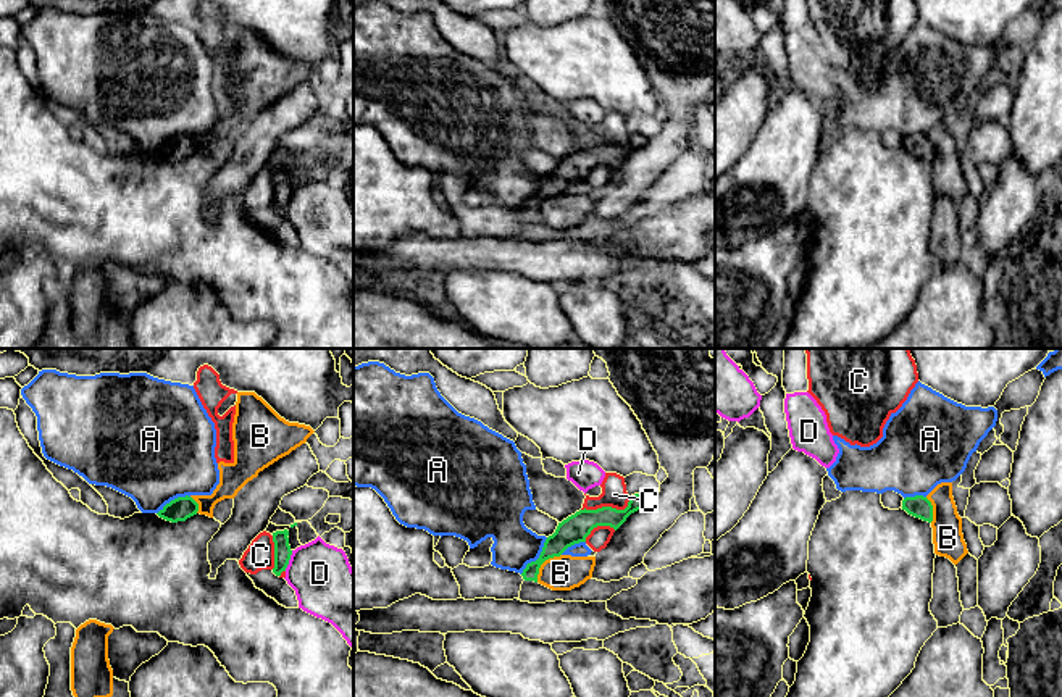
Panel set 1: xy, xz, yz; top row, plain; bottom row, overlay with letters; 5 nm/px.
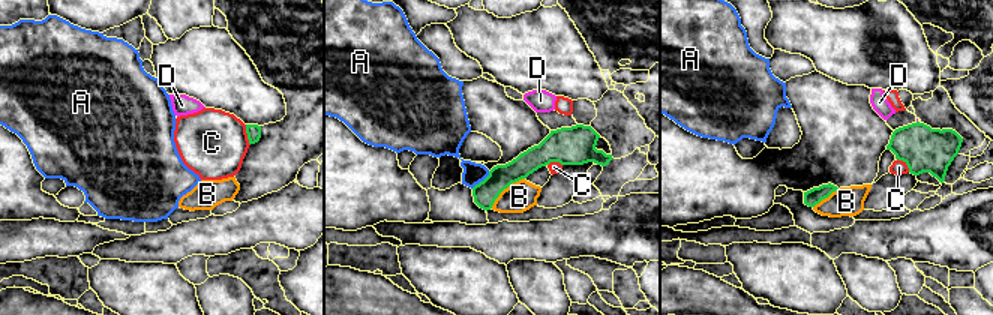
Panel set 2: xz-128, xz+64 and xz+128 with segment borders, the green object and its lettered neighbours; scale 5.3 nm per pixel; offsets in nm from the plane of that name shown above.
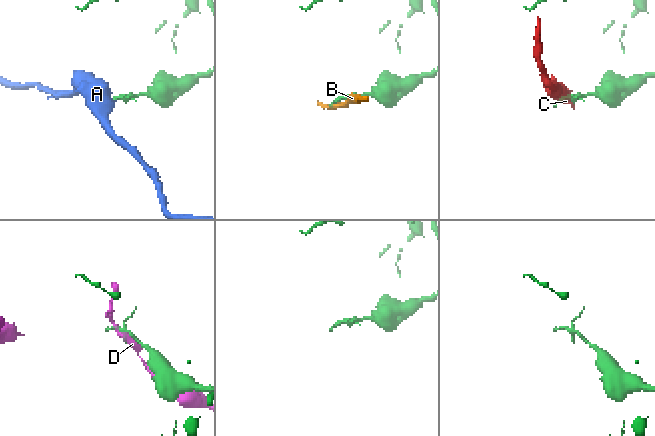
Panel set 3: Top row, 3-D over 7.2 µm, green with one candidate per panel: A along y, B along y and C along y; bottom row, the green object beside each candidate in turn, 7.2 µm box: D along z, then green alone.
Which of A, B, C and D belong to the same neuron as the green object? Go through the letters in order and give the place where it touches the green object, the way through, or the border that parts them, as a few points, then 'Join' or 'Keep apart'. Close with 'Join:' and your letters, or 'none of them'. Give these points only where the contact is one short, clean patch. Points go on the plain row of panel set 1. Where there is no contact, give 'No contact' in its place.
A: Touches green at xz (539, 196). Boundary: xz (547, 176), (541, 192), (520, 212). Keep apart
B: Touches green at xz (543, 200). Keep apart
C: Touches green at xz (607, 146). Keep apart
D: Touches green at xy (288, 199). Keep apart
Join: none of them

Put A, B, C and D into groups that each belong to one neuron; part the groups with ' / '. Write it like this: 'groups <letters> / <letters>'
groups A / B / C / D

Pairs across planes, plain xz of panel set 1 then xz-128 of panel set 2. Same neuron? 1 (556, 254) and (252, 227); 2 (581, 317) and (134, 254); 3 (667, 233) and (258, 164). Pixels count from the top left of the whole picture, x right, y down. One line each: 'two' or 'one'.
1: one
2: two
3: two

